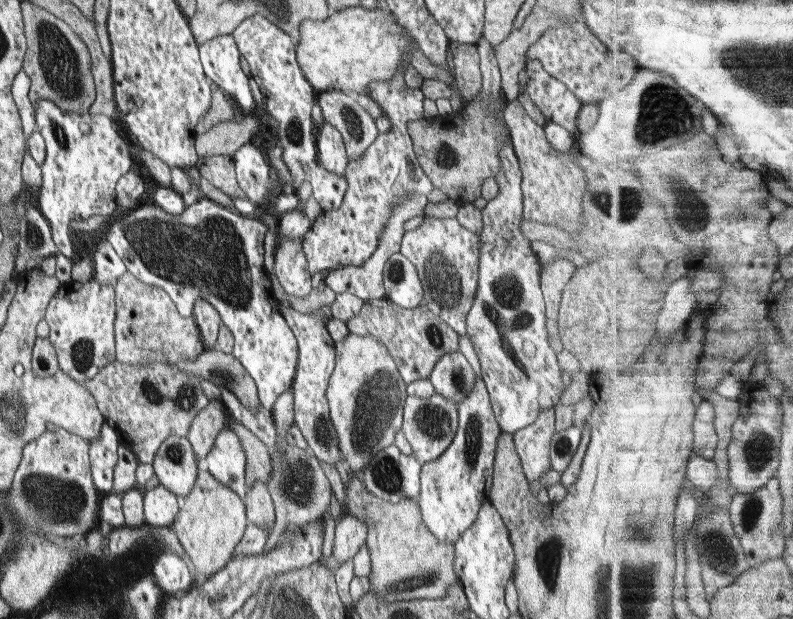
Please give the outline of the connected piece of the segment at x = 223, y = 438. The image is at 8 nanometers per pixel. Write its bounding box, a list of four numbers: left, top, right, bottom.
[204,429,248,500]

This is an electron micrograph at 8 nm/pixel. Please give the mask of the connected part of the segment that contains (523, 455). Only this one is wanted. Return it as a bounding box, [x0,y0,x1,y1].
[513,408,555,482]

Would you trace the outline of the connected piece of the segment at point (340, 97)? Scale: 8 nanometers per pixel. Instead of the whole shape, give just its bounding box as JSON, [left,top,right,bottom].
[316,89,380,162]

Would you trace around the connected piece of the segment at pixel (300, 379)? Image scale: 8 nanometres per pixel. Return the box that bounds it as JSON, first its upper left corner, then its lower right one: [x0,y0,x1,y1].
[278,300,342,467]

